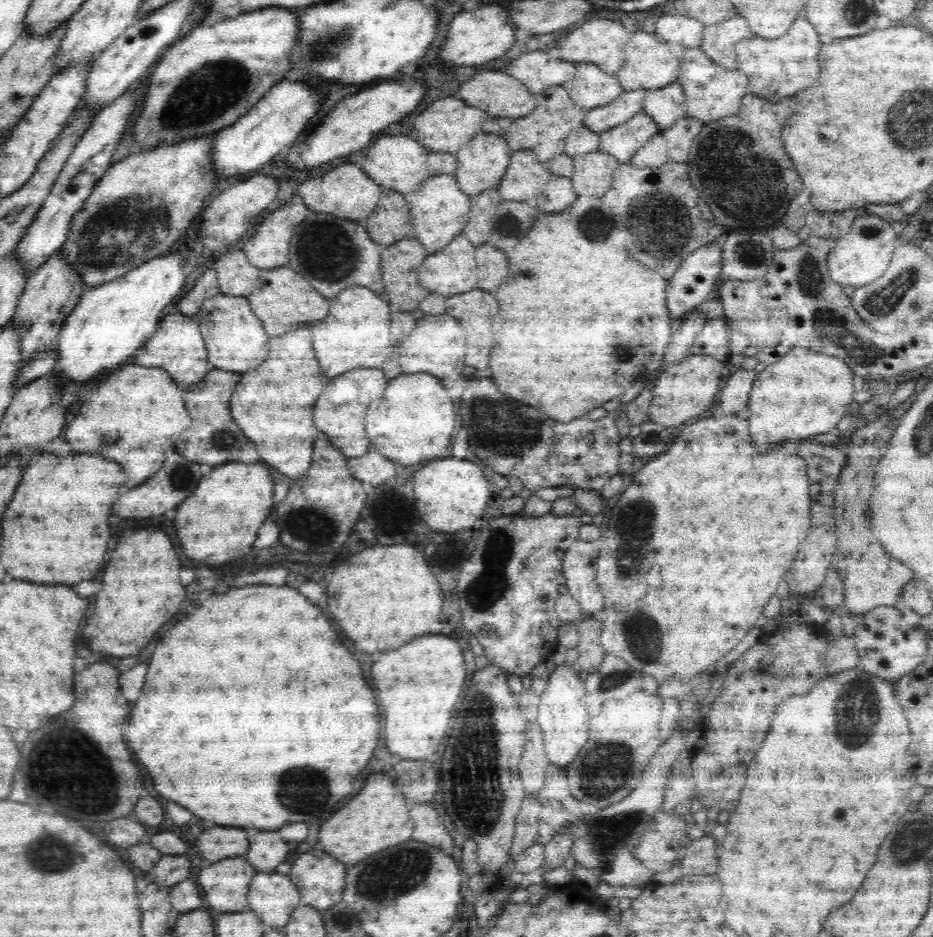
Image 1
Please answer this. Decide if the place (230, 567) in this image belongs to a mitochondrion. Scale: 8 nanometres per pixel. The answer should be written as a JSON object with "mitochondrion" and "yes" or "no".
{"mitochondrion":"no"}

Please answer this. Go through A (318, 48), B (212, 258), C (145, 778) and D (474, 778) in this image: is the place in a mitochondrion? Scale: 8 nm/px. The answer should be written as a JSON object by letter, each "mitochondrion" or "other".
{"A":"mitochondrion","B":"other","C":"other","D":"mitochondrion"}

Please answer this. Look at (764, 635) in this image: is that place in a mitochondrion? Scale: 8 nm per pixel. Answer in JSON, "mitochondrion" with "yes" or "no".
{"mitochondrion":"no"}

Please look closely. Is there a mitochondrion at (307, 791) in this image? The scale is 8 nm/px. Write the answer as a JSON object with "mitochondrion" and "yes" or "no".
{"mitochondrion":"yes"}

